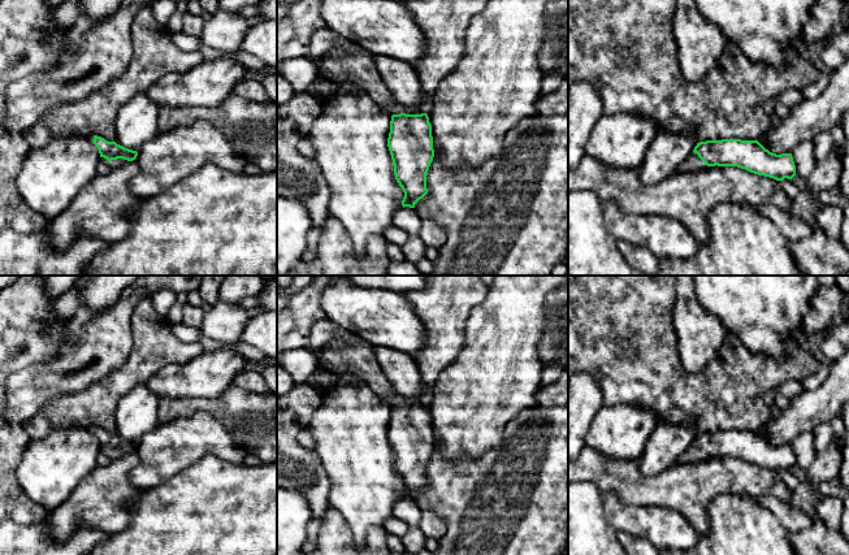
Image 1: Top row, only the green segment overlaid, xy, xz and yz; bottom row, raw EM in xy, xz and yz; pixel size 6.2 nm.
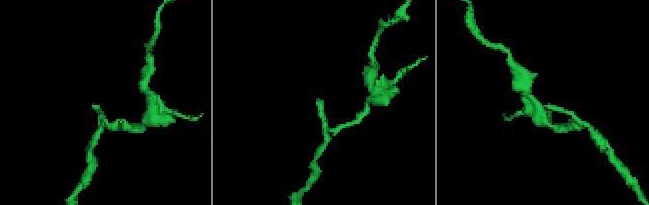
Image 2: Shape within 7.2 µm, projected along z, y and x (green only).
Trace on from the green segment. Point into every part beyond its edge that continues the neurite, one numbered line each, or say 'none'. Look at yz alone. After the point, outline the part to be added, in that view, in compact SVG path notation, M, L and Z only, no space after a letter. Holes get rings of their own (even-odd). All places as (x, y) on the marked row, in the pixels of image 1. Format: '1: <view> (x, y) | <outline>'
1: yz (692, 163) | M690 152L689 156L677 165L679 172L694 172L707 165L698 157L697 153Z

